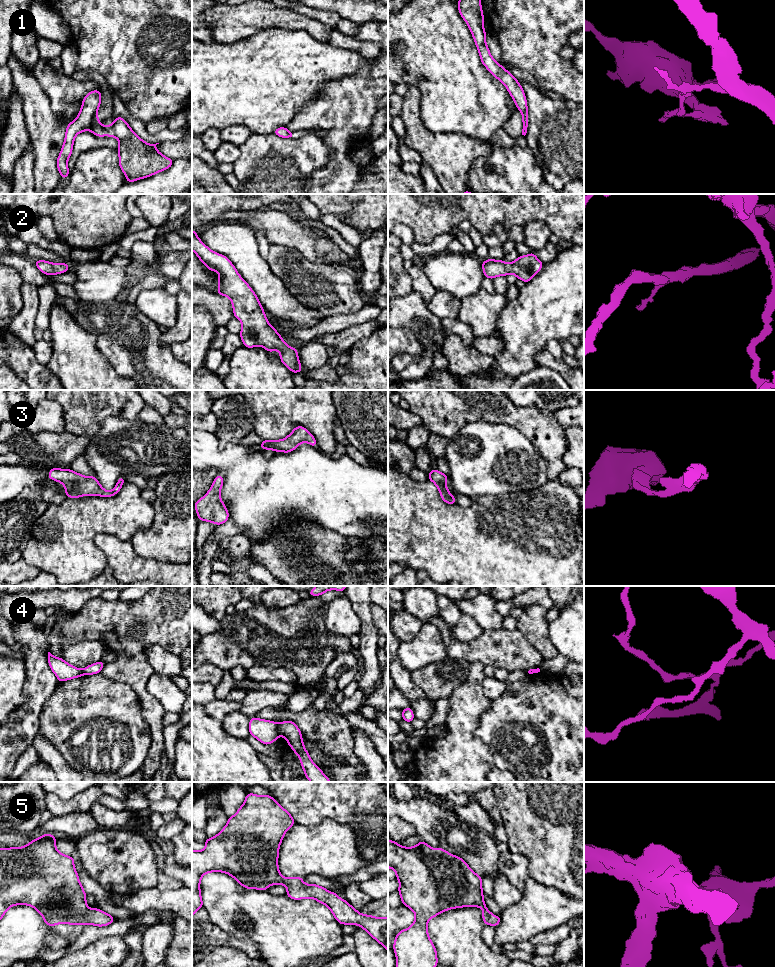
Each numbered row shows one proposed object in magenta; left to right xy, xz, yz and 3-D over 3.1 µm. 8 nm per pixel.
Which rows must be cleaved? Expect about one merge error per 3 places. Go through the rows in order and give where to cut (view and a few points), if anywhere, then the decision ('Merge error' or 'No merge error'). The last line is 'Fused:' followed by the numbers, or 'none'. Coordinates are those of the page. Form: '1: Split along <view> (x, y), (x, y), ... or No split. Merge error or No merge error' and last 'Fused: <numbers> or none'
1: Split along xy (96, 110), (90, 130). Merge error
2: No split. No merge error
3: No split. No merge error
4: Split along xz (277, 724), (279, 734). Merge error
5: No split. No merge error
Fused: 1, 4

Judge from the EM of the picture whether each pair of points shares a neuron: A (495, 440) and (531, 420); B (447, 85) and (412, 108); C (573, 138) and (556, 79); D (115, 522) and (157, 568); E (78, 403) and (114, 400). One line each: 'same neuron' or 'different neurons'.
A: different neurons
B: different neurons
C: different neurons
D: different neurons
E: same neuron

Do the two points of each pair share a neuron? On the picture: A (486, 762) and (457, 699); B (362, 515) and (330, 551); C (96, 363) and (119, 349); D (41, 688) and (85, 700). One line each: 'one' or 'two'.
A: one
B: two
C: two
D: two

